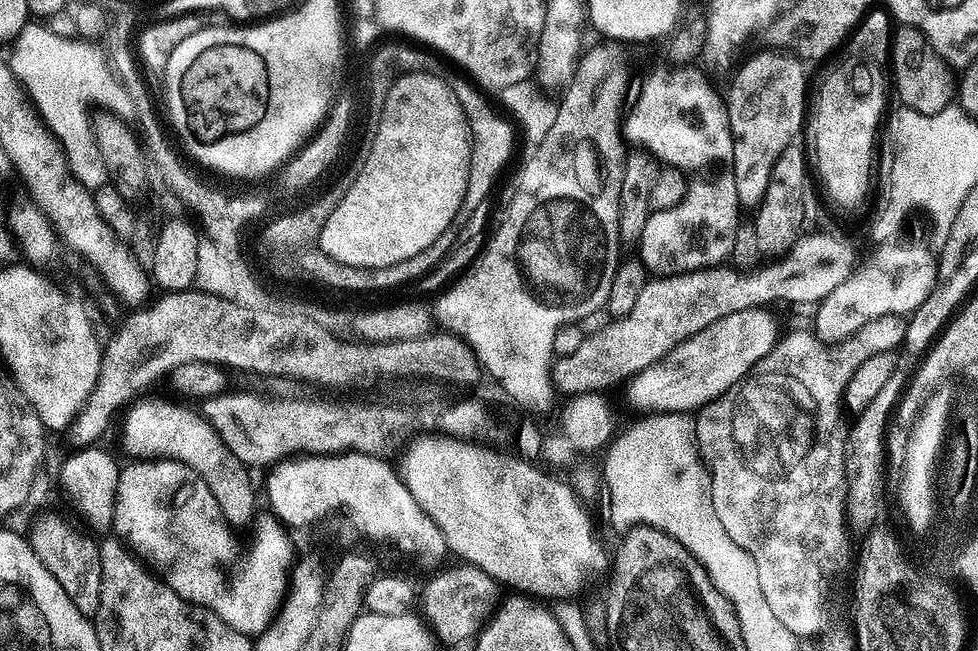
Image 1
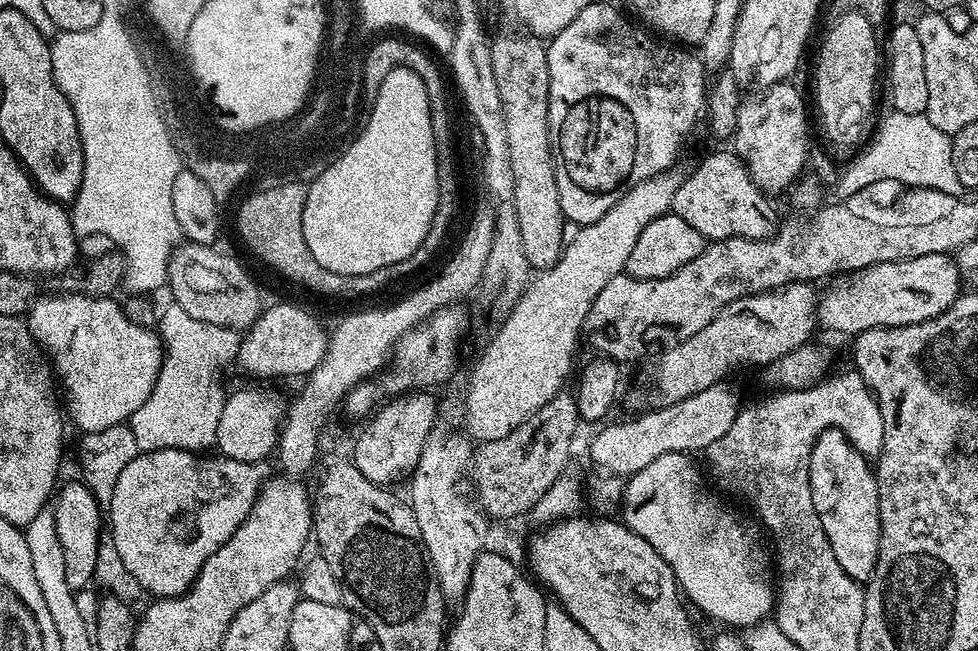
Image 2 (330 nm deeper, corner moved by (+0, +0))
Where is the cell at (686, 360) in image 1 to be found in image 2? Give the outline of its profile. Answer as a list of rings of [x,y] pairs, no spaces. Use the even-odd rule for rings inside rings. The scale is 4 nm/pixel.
[[[926,254],[923,258],[910,258],[902,262],[882,262],[857,272],[837,275],[816,302],[816,323],[832,332],[865,332],[871,328],[897,328],[926,322],[942,313],[962,295],[962,274],[953,257],[948,254]]]

